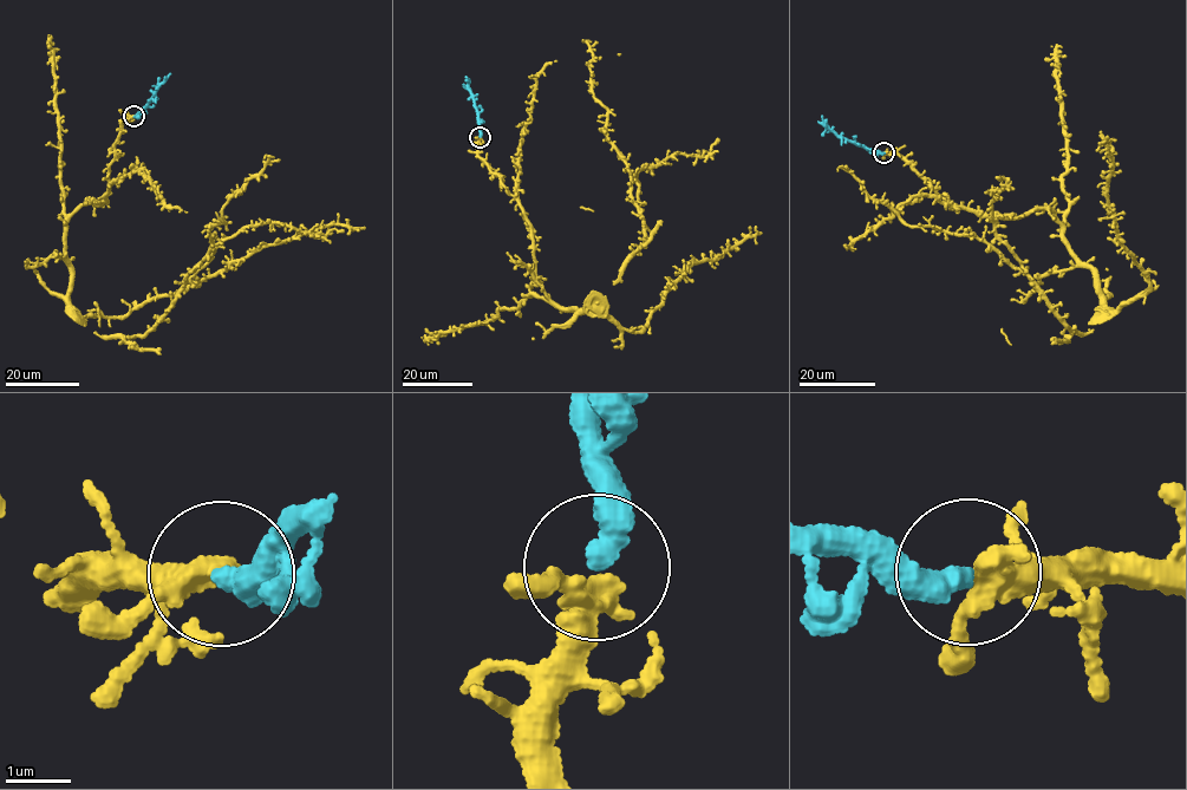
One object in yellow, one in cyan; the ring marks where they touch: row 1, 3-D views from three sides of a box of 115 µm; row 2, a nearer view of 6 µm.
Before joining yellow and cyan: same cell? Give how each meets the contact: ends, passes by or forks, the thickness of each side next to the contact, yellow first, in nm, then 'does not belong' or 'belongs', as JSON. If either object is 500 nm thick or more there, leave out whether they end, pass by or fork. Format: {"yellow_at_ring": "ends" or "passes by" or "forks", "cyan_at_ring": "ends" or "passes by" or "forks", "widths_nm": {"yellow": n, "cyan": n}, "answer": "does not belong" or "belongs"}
{"yellow_at_ring": "passes by", "cyan_at_ring": "ends", "widths_nm": {"yellow": 340, "cyan": 360}, "answer": "belongs"}

